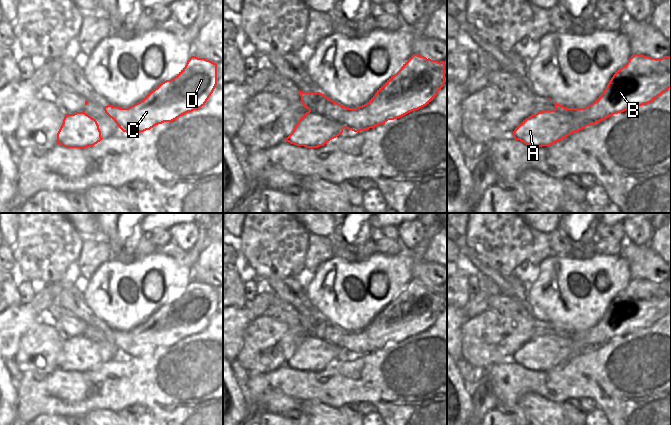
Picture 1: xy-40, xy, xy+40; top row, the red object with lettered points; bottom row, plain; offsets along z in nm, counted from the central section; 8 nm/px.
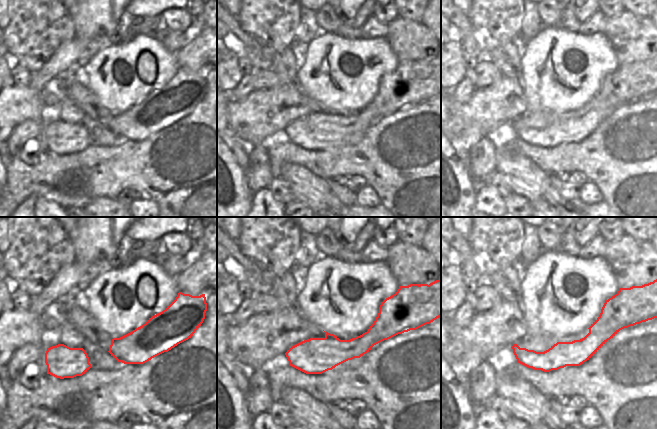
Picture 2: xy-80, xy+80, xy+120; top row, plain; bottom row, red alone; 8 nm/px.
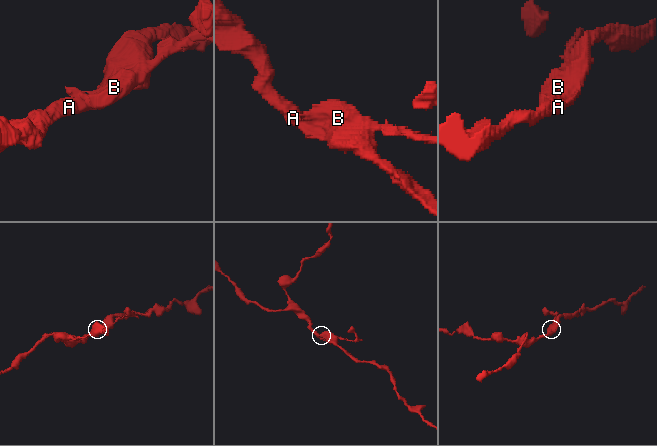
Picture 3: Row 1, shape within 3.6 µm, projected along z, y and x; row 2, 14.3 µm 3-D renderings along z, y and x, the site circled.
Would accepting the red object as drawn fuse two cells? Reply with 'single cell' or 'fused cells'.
fused cells

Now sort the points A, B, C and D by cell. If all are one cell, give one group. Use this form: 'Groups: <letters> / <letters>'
Groups: A / B C D

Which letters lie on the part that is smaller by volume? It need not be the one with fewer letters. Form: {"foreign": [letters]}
{"foreign": ["B", "C", "D"]}

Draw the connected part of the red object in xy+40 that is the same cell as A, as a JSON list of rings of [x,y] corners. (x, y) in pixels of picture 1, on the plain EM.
[[[541,335],[523,344],[513,361],[528,370],[550,370],[589,349],[570,336]]]

